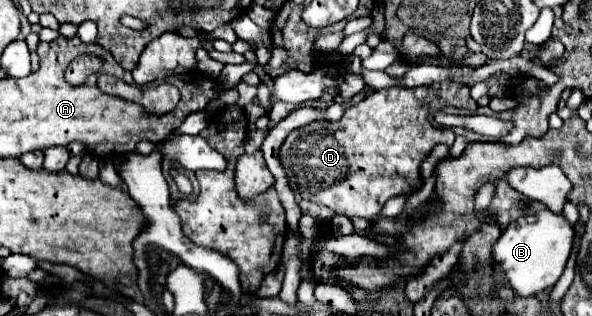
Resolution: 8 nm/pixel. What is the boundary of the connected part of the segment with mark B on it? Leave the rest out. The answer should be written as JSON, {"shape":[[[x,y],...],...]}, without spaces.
{"shape":[[[541,210],[533,216],[521,216],[509,228],[503,230],[501,238],[493,244],[493,280],[497,286],[509,284],[513,294],[529,298],[551,288],[567,264],[573,240],[573,226],[555,212]]]}

